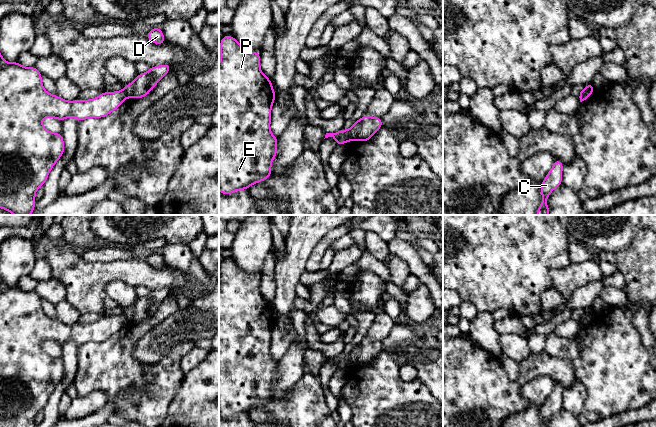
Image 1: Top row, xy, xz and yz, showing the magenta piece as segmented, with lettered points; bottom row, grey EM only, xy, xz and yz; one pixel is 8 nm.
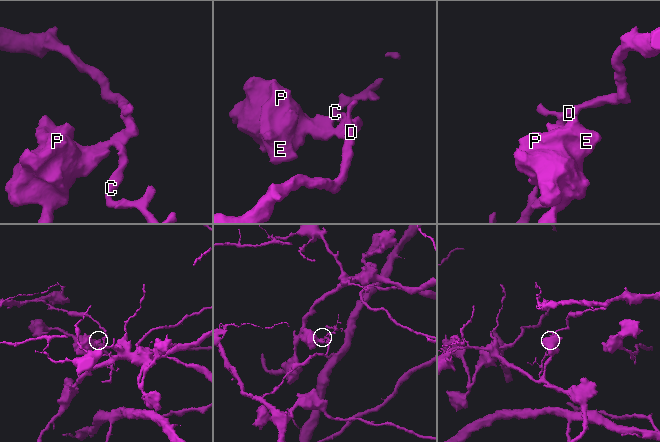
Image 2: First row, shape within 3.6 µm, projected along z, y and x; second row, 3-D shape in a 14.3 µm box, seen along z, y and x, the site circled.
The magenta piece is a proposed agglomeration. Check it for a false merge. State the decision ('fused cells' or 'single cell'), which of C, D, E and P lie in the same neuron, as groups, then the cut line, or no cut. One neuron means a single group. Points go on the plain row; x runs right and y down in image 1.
fused cells | C D / E P | yz (592, 315), (586, 316), (579, 321)

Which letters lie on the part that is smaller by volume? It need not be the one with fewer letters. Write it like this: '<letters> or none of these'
C, D

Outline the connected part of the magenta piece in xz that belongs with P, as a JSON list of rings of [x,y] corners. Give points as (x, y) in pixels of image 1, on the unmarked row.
[[[225,259],[220,264],[220,288],[219,288],[219,415],[224,419],[230,419],[239,414],[247,414],[251,409],[265,405],[272,399],[271,387],[277,380],[278,361],[271,357],[271,333],[275,325],[271,302],[266,301],[260,292],[261,276],[250,276],[237,266],[233,259]]]

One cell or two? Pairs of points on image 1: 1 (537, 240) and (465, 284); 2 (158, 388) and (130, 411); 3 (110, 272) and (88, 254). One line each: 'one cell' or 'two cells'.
1: one cell
2: one cell
3: two cells

